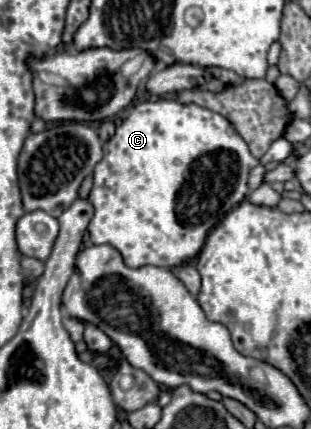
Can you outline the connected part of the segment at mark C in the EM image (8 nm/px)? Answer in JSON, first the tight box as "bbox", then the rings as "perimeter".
{"bbox":[88,100,258,268],"perimeter":[[[156,100],[156,102],[140,102],[132,108],[132,112],[126,116],[126,120],[116,128],[114,136],[104,142],[104,158],[94,166],[94,186],[90,190],[90,204],[94,206],[94,216],[90,220],[88,226],[88,234],[92,244],[110,244],[114,246],[126,266],[130,268],[138,268],[138,266],[162,266],[162,268],[174,268],[174,266],[182,266],[182,262],[190,262],[200,248],[204,246],[204,240],[208,236],[208,232],[234,208],[238,206],[246,196],[248,196],[248,174],[250,170],[258,166],[258,160],[250,154],[248,144],[244,142],[244,138],[234,130],[234,126],[220,114],[196,106],[196,104],[180,104],[176,100]]]}

